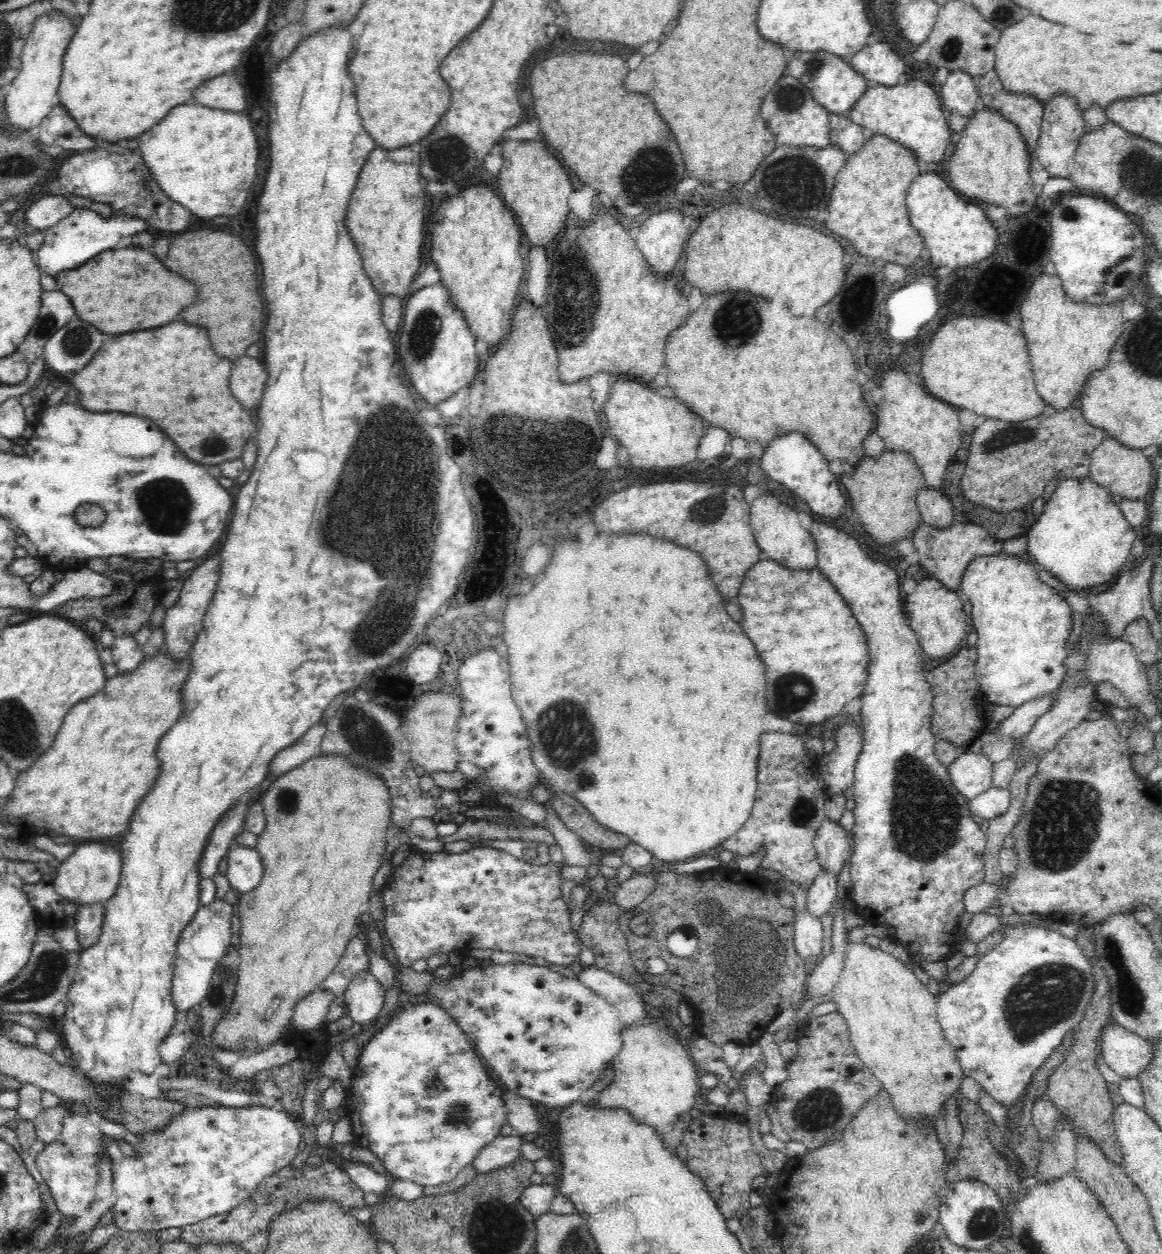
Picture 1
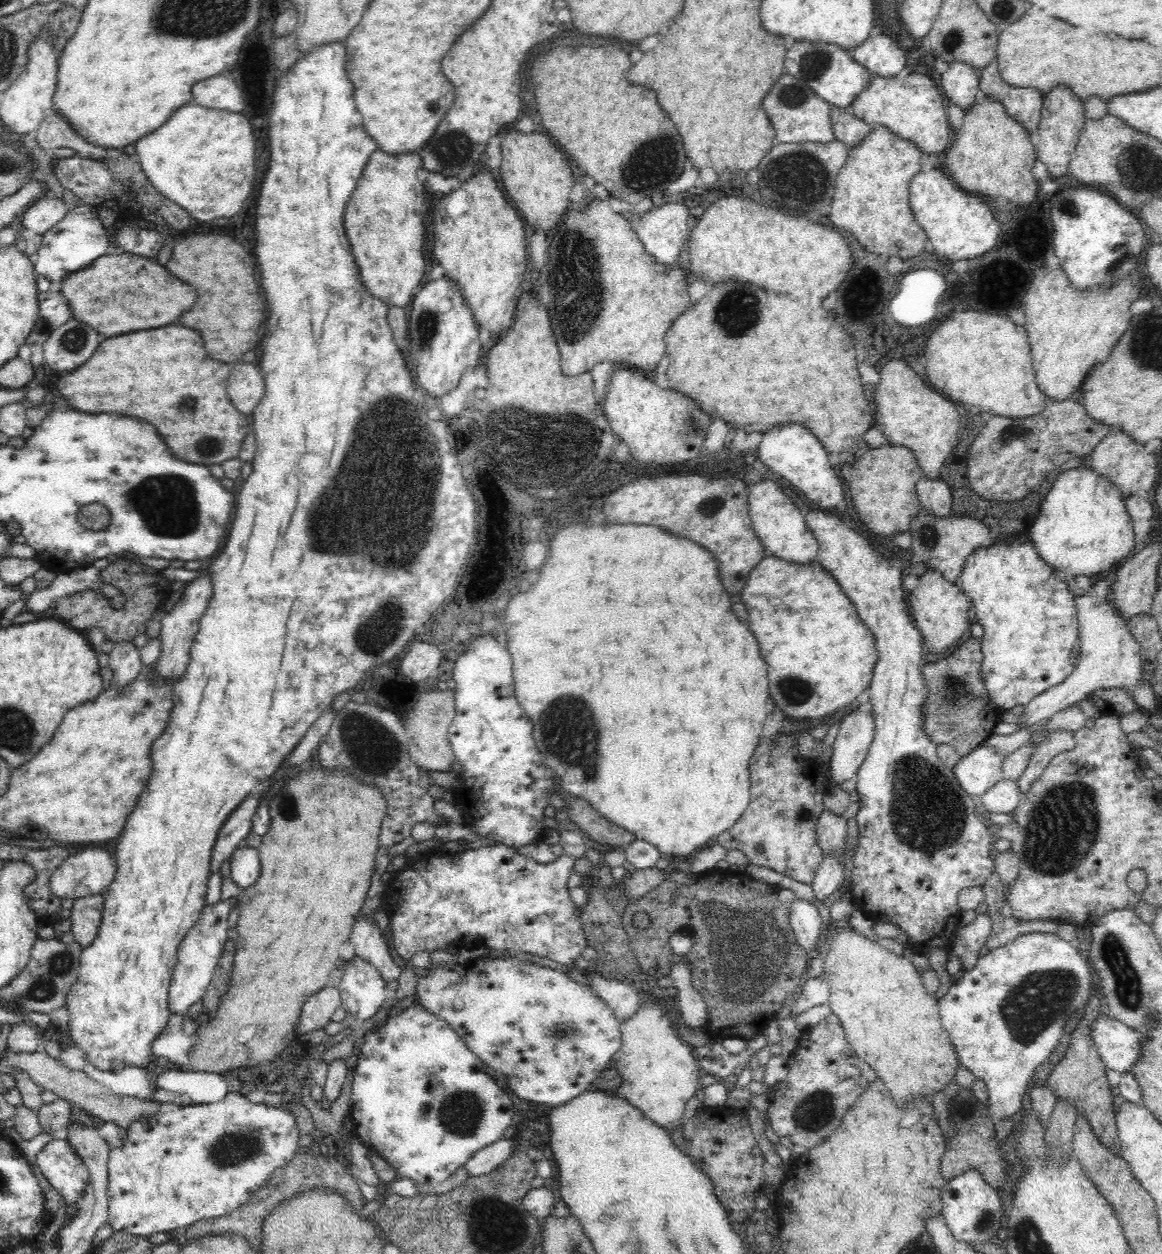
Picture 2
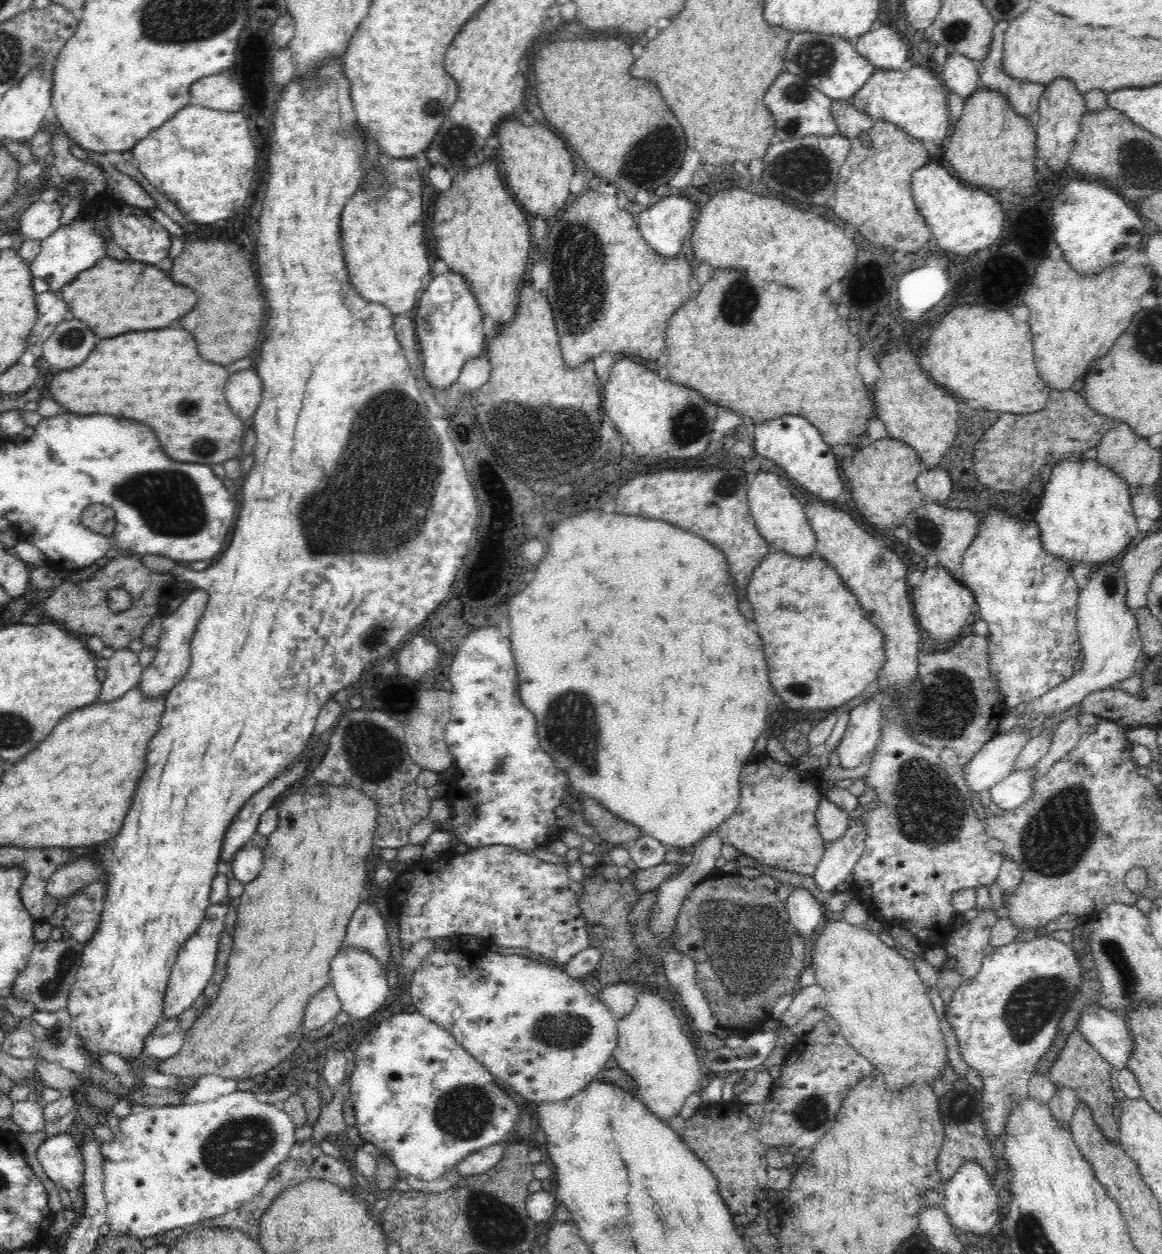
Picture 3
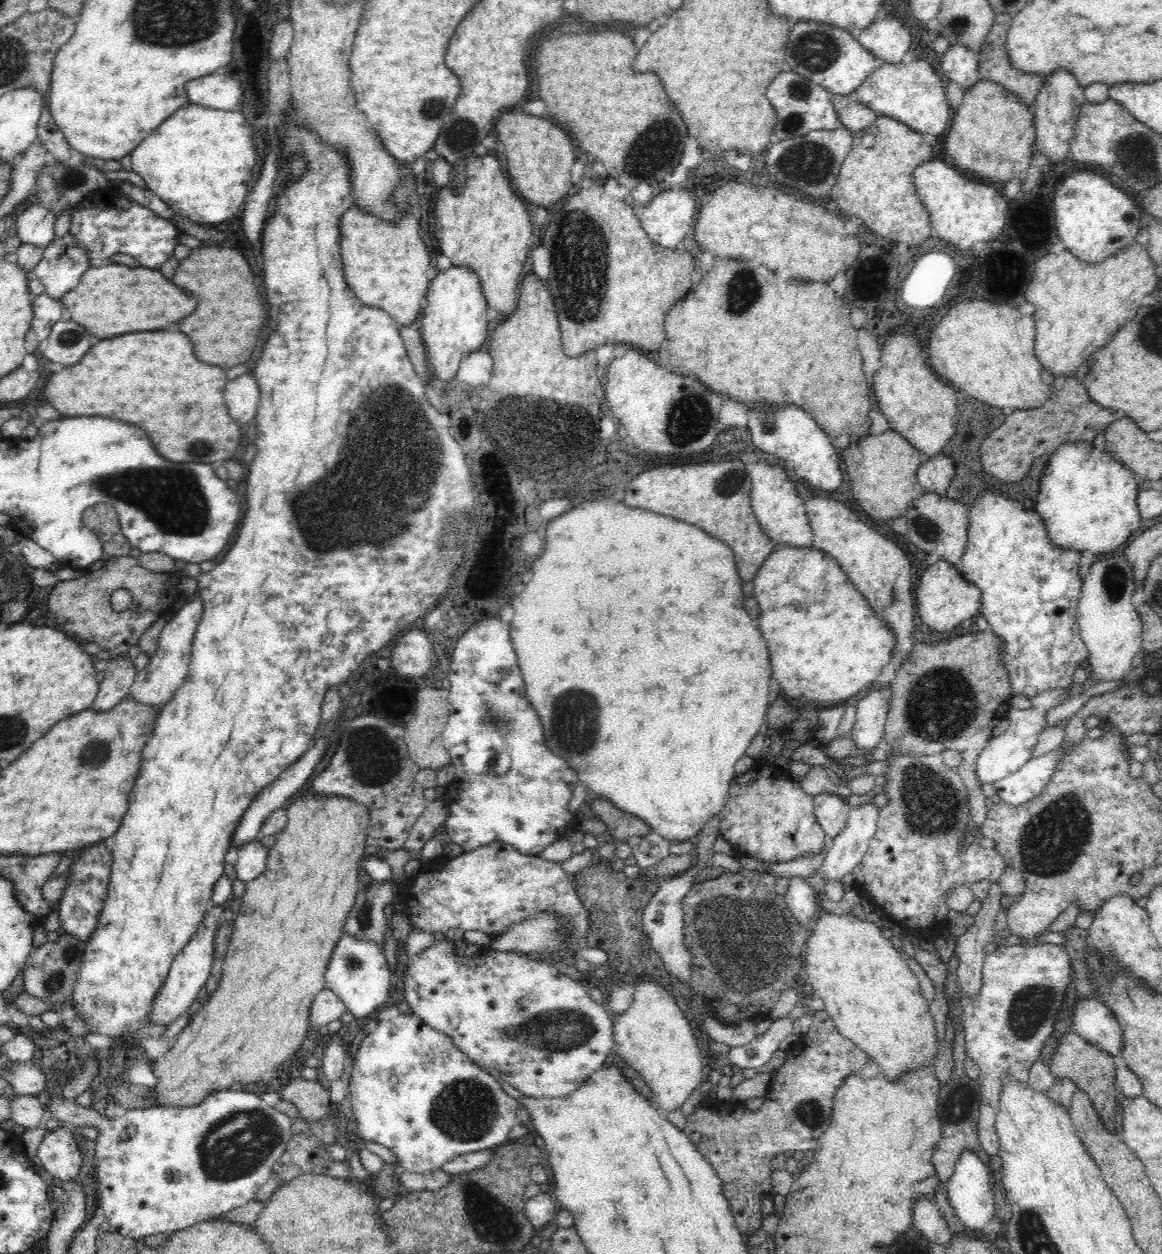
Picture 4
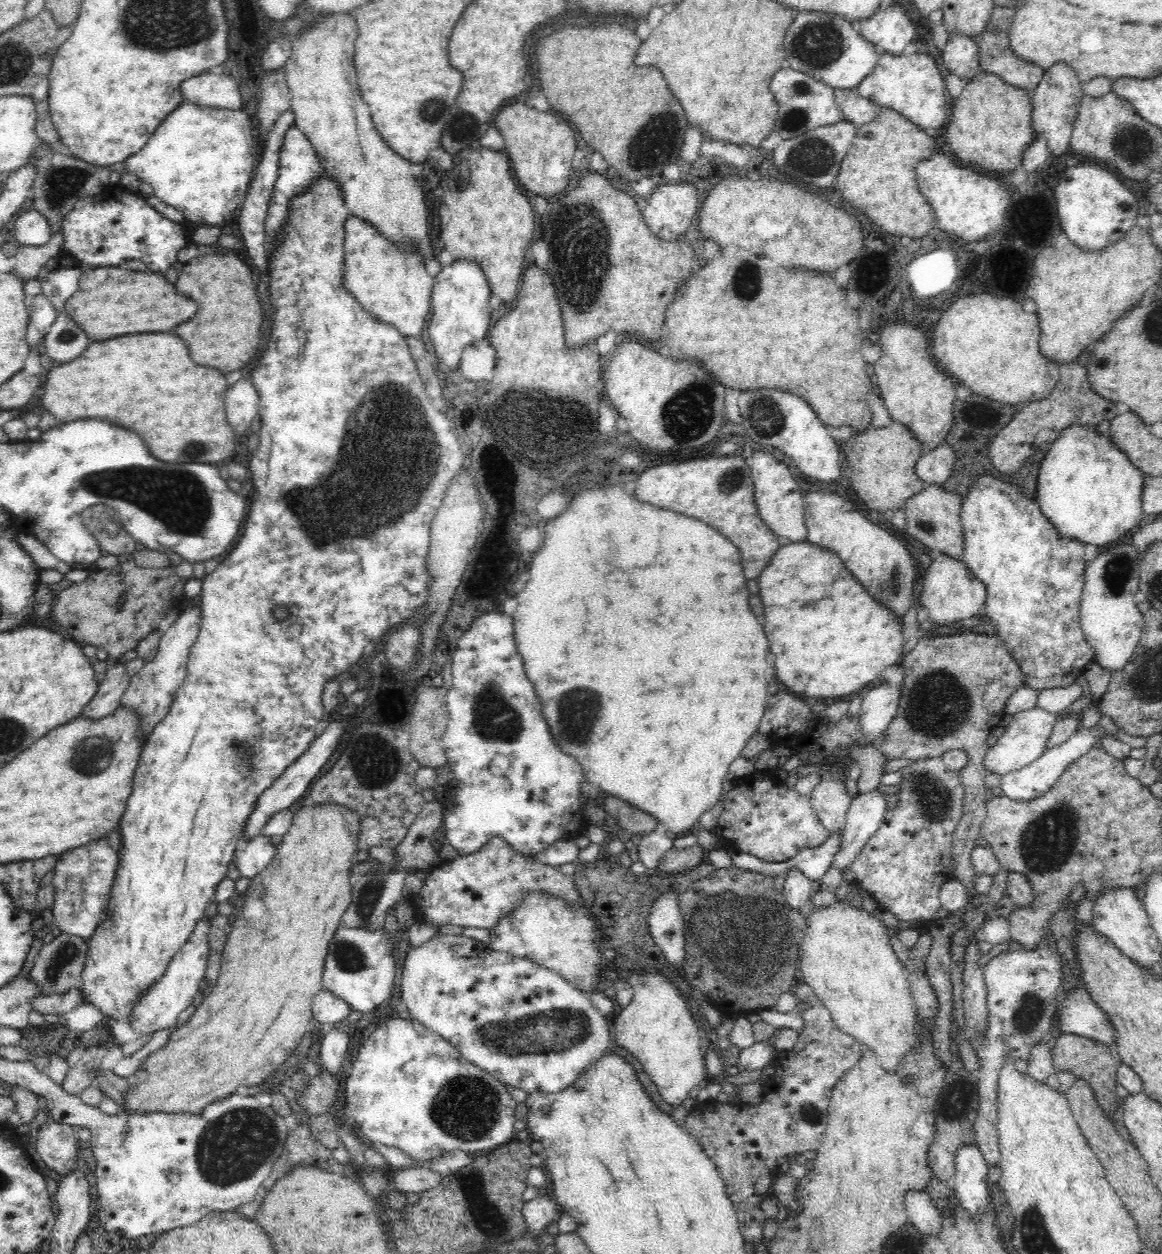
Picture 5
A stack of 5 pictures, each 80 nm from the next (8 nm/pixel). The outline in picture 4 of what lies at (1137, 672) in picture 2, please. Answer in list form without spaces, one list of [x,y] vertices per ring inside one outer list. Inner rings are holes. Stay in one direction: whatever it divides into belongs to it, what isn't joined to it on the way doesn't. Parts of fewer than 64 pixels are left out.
[[[1116,555],[1095,562],[1090,573],[1083,578],[1081,596],[1077,605],[1077,623],[1081,640],[1088,650],[1090,664],[1082,684],[1072,682],[1064,688],[1060,702],[1063,704],[1075,696],[1081,696],[1098,682],[1125,679],[1129,676],[1132,660],[1143,642],[1143,627],[1139,615],[1132,606],[1135,581],[1131,567],[1124,555]]]

